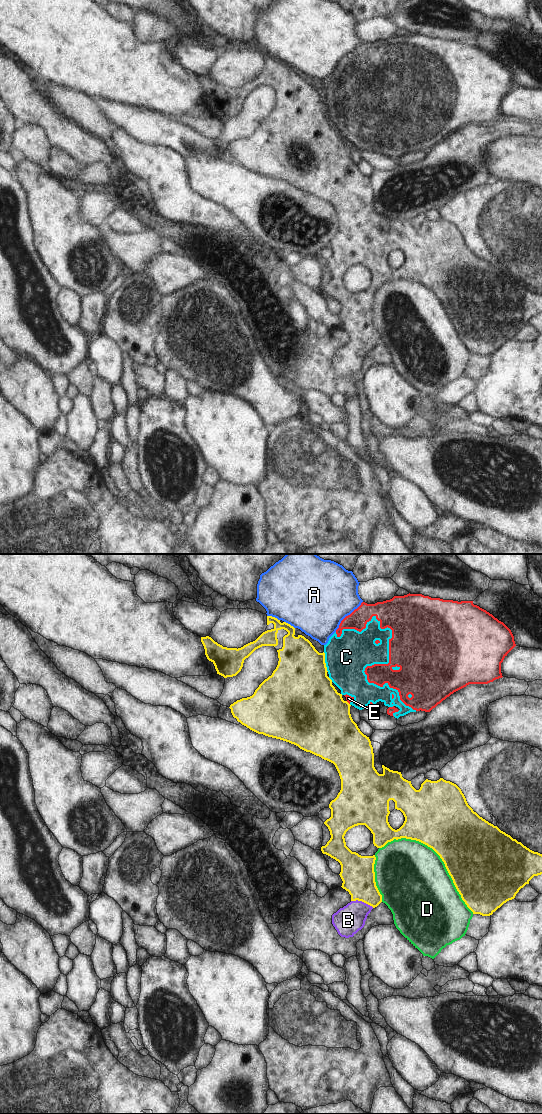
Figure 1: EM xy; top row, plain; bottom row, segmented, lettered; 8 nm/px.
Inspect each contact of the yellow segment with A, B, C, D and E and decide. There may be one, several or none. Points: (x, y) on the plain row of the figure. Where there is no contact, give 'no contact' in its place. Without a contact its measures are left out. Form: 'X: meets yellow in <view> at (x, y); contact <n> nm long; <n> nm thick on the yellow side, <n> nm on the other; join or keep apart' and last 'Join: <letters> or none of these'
A: meets yellow in xy at (273, 57); contact 110 nm long; 130 nm thick on the yellow side, 480 nm on the other; keep apart
B: meets yellow in xy at (362, 341); contact 190 nm long; 280 nm thick on the yellow side, 220 nm on the other; join
C: meets yellow in xy at (324, 102); contact 170 nm long; 440 nm thick on the yellow side, 340 nm on the other; keep apart
D: meets yellow in xy at (438, 294); contact 950 nm long; 480 nm thick on the yellow side, 500 nm on the other; keep apart
E: meets yellow in xy at (348, 143); contact 40 nm long; 460 nm thick on the yellow side, 50 nm on the other; keep apart
Join: B

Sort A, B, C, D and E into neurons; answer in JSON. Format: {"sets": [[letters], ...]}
{"sets": [["A"], ["B"], ["C", "E"], ["D"]]}

